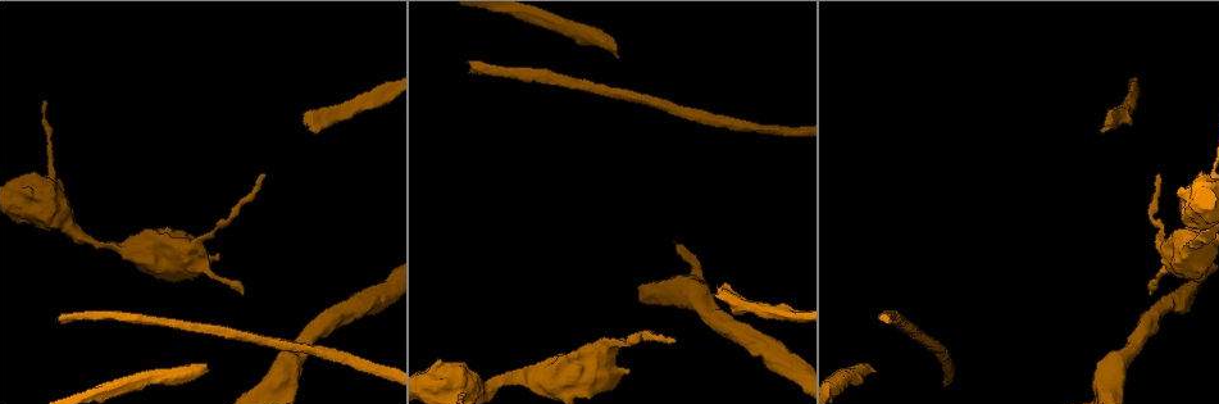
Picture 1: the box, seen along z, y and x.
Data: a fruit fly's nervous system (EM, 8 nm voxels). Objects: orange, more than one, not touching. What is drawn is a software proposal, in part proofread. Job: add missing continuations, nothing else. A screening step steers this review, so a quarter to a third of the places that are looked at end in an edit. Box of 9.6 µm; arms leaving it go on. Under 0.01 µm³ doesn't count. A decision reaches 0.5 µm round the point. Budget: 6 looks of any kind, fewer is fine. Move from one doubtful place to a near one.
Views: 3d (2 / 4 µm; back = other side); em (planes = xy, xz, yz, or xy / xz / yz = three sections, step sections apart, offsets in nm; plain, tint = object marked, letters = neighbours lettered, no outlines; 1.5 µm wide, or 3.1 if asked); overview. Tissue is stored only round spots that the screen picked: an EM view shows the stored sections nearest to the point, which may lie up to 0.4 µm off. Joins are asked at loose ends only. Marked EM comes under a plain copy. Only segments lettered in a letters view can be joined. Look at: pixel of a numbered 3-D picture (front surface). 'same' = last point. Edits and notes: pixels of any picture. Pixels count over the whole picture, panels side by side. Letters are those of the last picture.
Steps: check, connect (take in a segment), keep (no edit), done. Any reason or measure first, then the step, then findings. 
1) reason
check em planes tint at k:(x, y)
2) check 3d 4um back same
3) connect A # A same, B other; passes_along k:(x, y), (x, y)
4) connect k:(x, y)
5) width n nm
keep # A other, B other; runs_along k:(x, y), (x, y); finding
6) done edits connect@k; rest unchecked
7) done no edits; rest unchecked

long arm stops here
check em xy step 8 tint at 1:(887, 321)

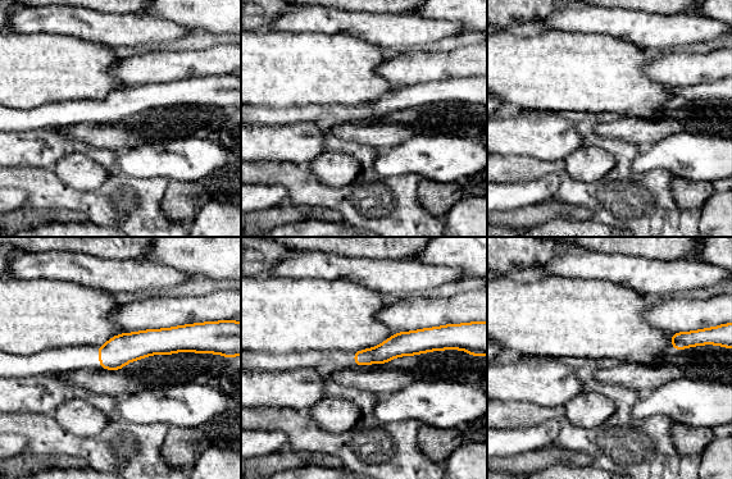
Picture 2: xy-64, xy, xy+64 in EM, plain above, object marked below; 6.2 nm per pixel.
another direction
check em planes letters same

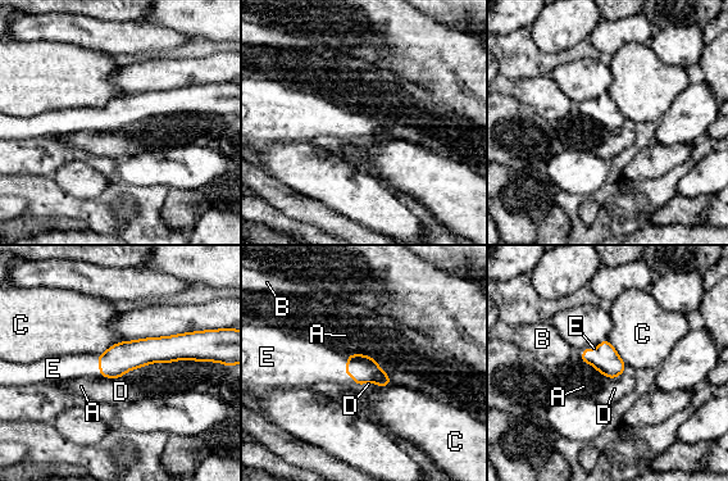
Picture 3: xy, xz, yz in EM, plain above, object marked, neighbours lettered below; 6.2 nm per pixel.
width 170 nm
connect E # A other, B other, C other, D other, E same; passes_along 3:(363, 368), (345, 370), (306, 362); it goes on there

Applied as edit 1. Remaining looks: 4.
redraw
check overview

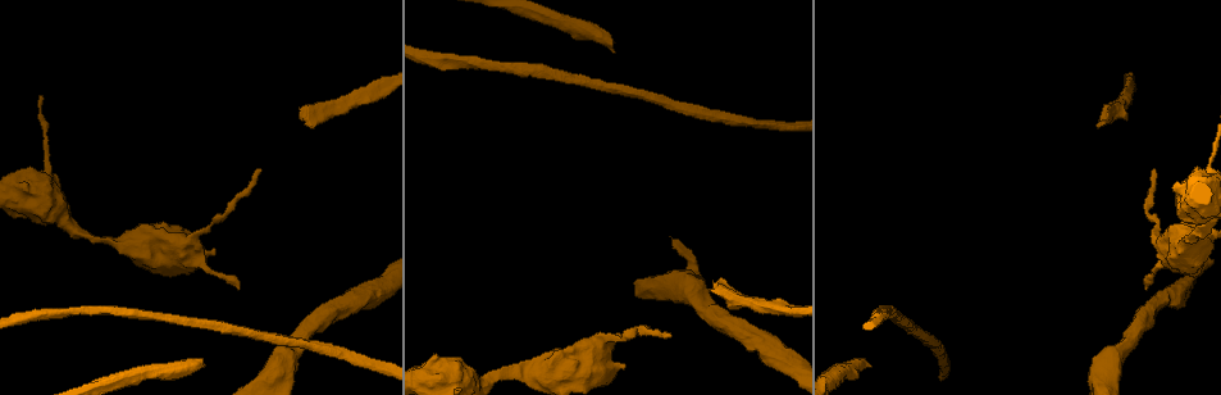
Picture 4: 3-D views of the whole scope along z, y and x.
branch stops here
check em planes letters at 4:(204, 365)

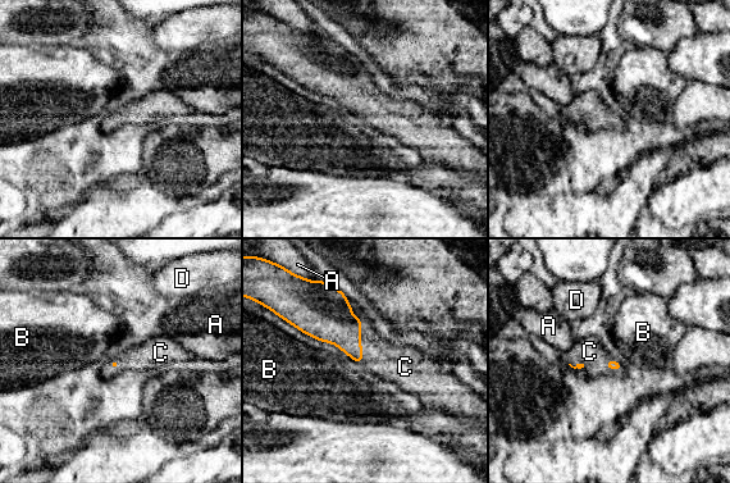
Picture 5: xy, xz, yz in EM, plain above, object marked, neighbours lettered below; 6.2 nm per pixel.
longest_contact C 420 nm
connect C # A other, B other, C same, D other; passes_along 5:(324, 314), (360, 329), (384, 359); the neuron continues

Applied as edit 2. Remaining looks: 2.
thin end
check em xz step 8 letters at 4:(238, 287)

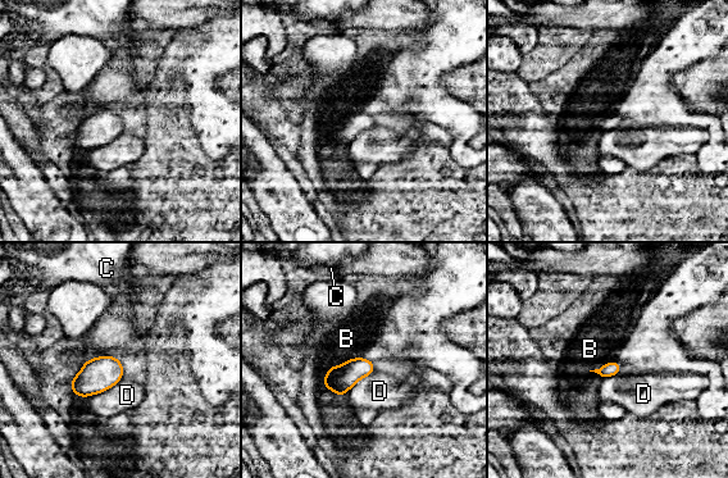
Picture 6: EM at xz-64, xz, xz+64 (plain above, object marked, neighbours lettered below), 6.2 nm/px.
check em planes letters same

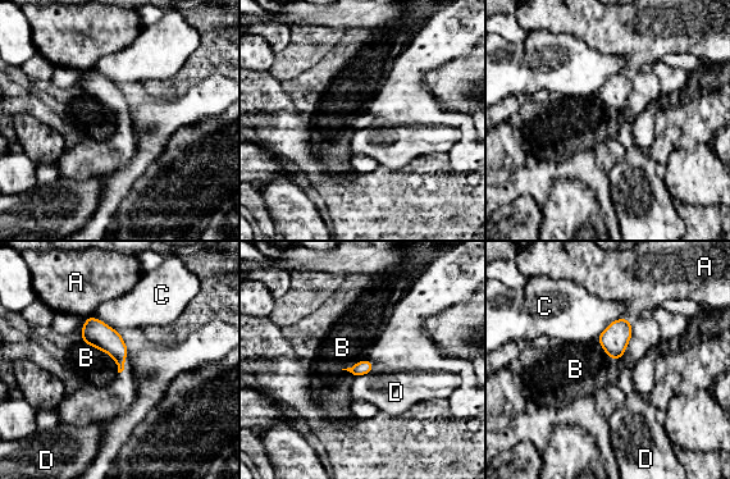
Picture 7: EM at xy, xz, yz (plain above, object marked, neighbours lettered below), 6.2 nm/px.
keep # A other, B other, C other, D other; border 7:(83, 342), (105, 351), (117, 365); no lettered segment goes on from it

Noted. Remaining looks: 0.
done edits connect@3, connect@5; rest unchecked

